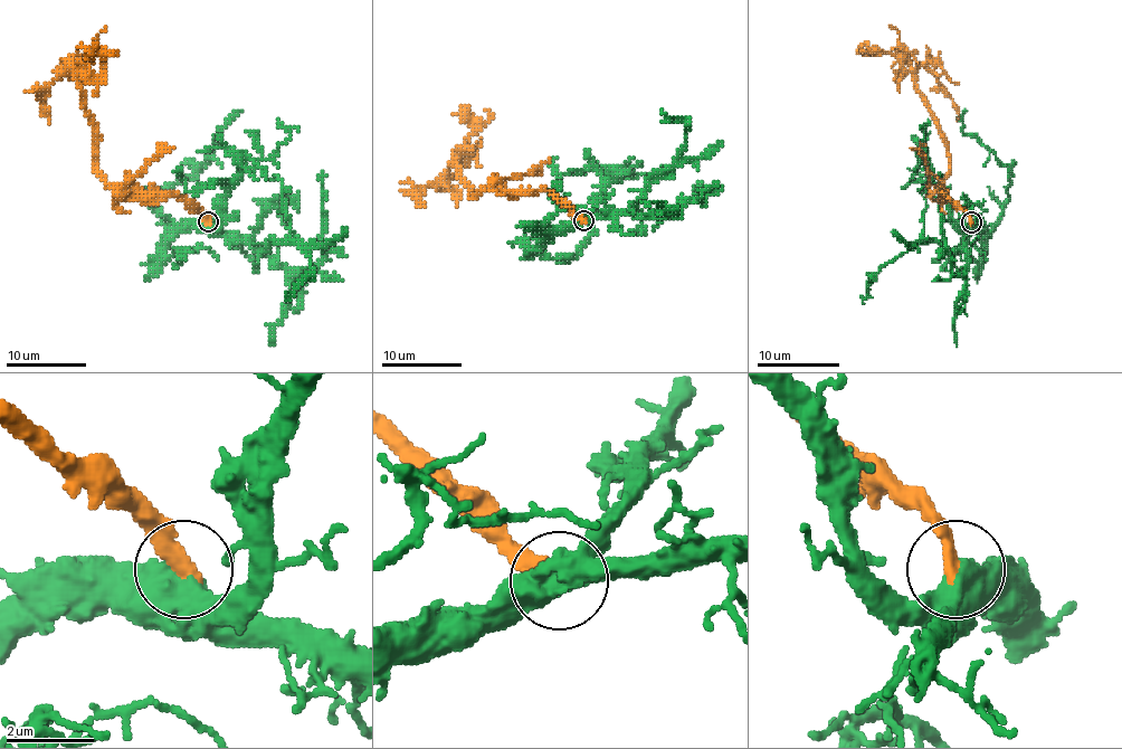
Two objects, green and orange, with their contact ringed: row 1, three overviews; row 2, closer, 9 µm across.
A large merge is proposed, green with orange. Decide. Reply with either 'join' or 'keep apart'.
keep apart

